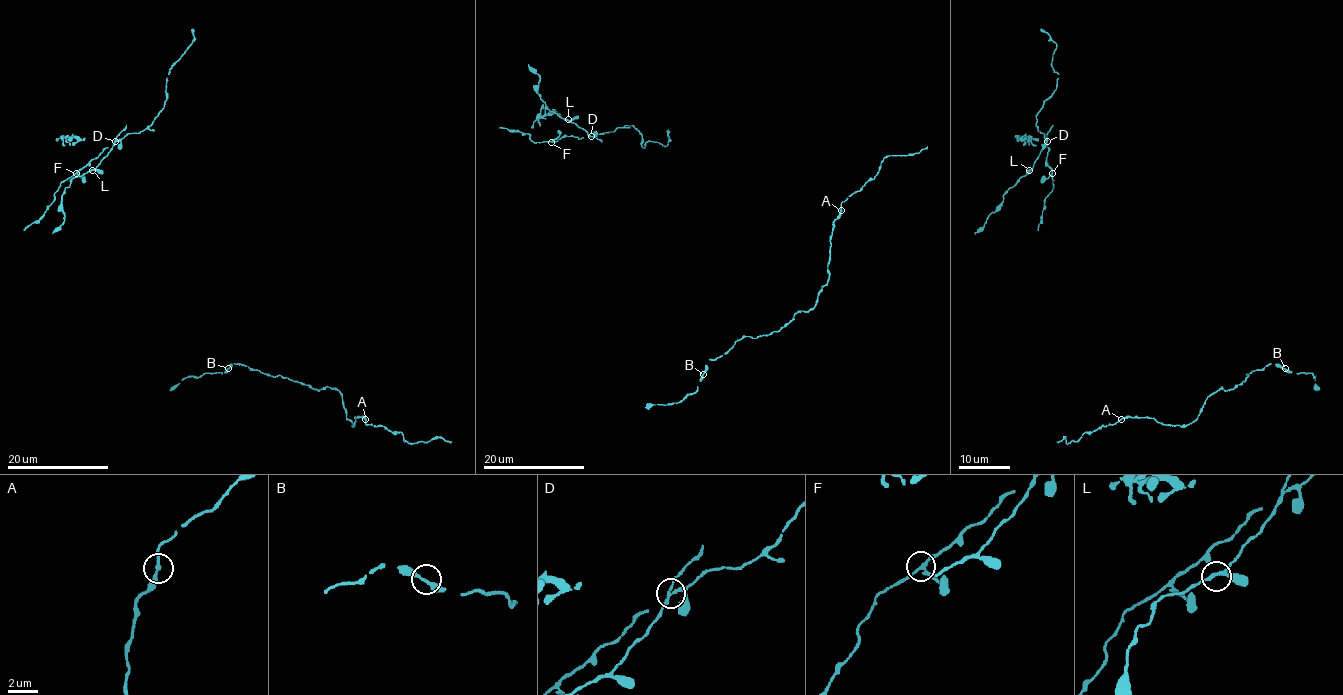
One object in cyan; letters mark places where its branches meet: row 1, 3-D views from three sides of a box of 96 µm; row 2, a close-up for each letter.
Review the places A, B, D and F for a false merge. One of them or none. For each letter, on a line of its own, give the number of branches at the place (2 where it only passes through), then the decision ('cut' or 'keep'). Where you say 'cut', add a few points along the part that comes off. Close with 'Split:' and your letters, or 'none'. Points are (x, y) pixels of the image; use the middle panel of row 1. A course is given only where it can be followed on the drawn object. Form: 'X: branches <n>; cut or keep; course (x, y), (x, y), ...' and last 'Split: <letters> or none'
A: branches 2; keep
B: branches 2; keep
D: branches 4; cut; course (590, 137), (551, 111), (537, 92), (540, 76), (528, 64)
F: branches 3; keep
Split: D

